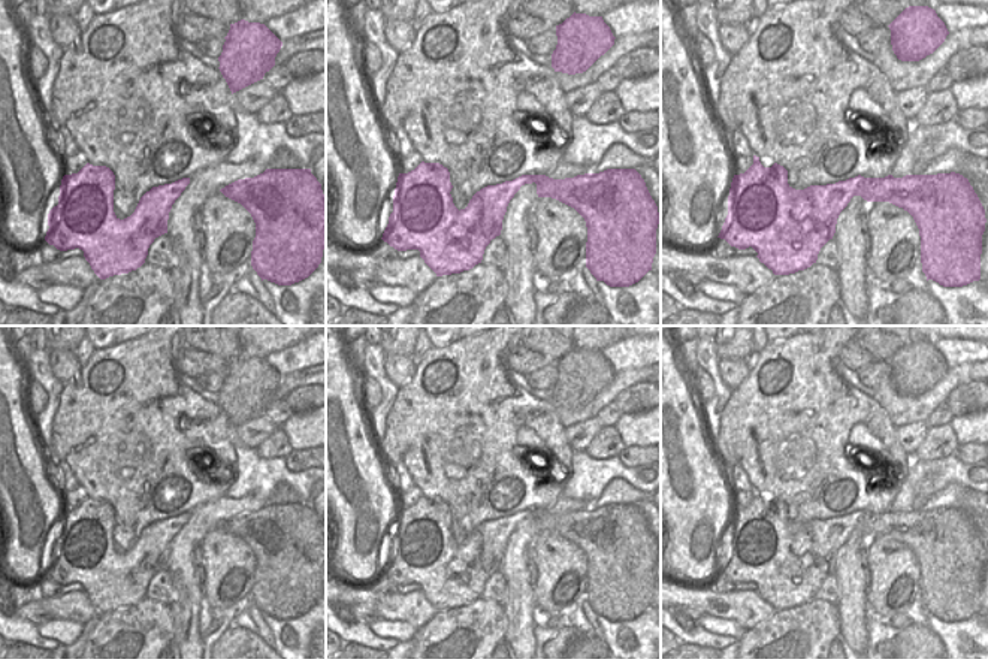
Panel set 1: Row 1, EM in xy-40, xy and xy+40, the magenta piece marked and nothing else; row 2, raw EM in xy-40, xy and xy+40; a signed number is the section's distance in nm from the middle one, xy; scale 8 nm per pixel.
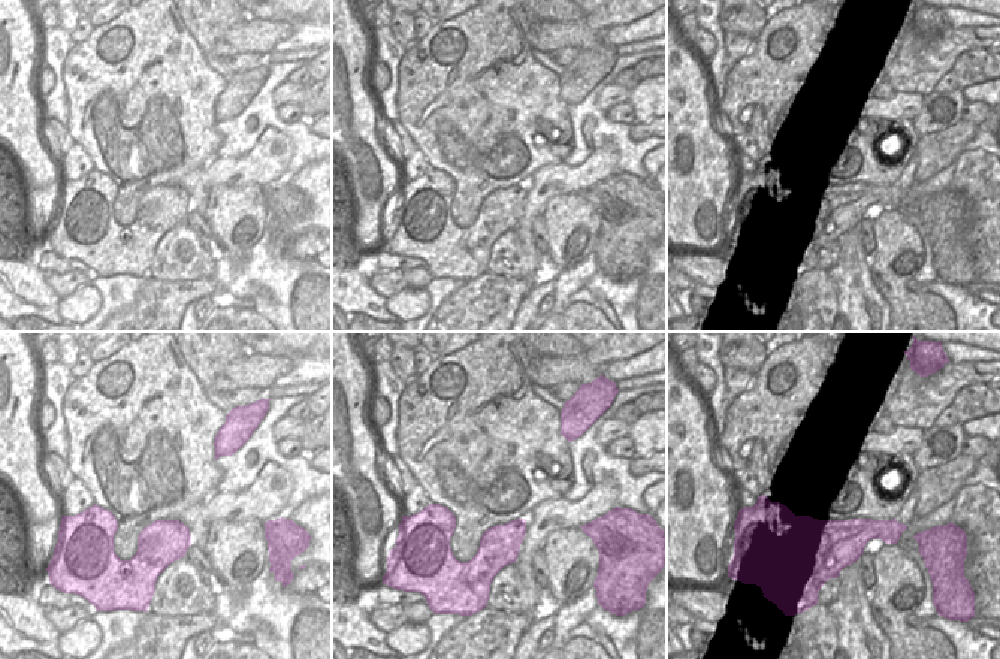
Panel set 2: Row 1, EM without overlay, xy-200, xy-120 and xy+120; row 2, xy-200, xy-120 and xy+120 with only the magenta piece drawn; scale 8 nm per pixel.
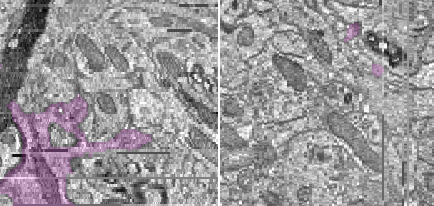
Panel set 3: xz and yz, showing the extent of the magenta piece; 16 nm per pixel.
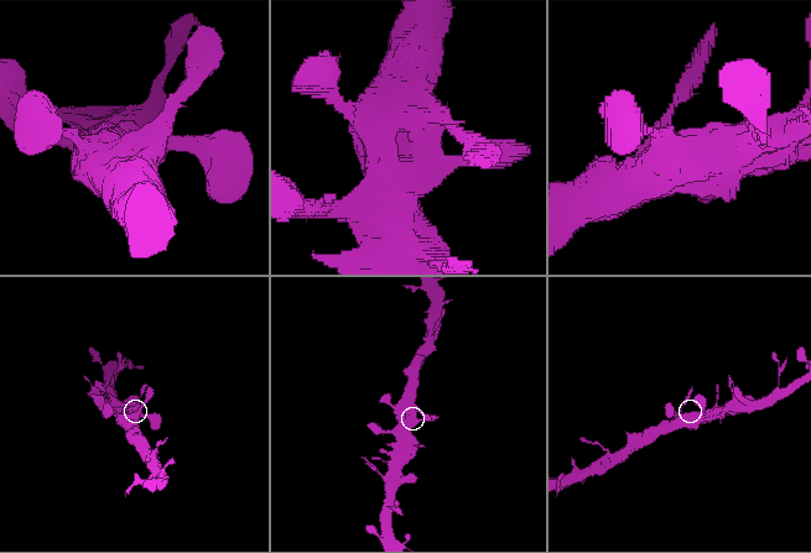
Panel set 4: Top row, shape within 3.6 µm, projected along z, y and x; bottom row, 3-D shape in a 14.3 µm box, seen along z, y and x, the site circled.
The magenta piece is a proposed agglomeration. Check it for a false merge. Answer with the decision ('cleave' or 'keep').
keep

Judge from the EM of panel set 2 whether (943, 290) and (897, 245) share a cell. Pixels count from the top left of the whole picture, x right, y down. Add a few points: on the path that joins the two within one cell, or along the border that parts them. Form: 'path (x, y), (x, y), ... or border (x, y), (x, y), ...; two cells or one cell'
border (921, 292), (939, 295), (955, 316); two cells

